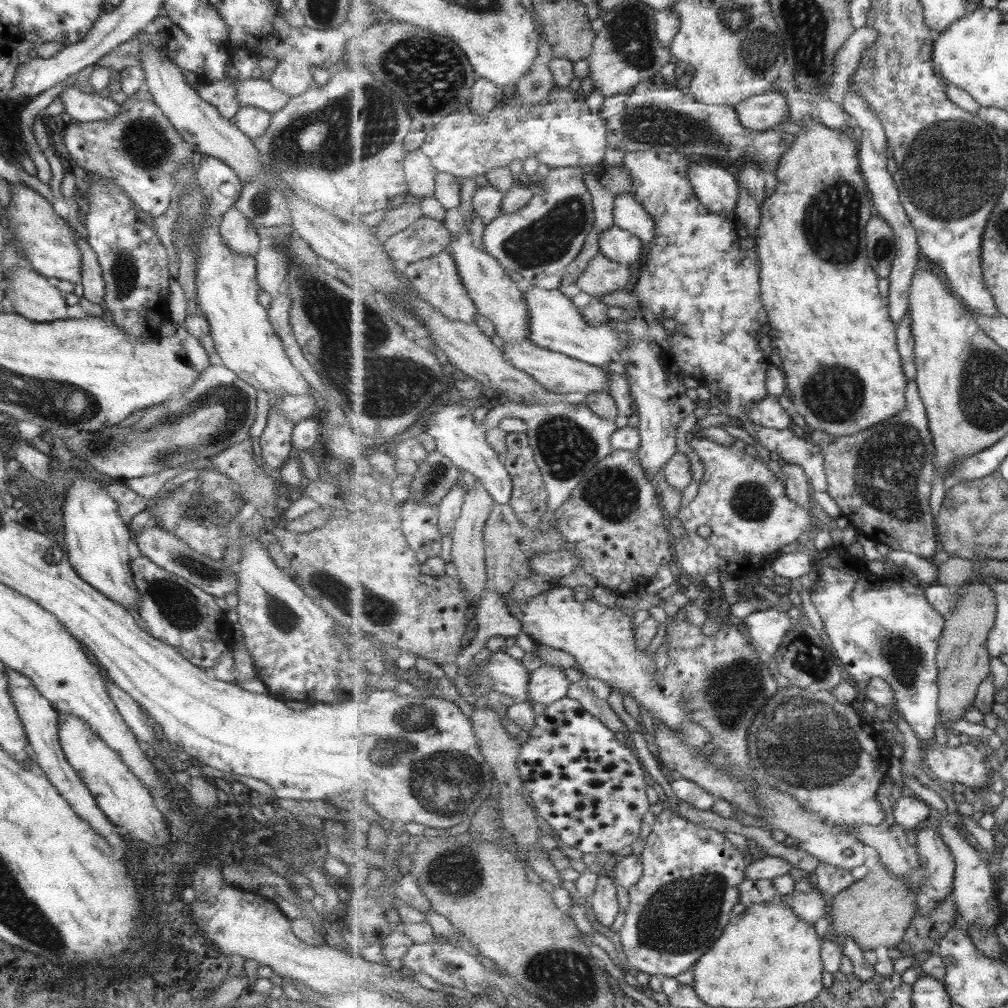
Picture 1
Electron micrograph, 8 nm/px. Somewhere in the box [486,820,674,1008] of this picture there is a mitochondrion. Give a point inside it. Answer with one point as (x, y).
(562, 975)

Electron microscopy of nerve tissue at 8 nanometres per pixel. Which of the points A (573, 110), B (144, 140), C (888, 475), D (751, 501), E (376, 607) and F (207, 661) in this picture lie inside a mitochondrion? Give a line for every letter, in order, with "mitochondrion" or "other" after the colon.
A: other
B: mitochondrion
C: mitochondrion
D: mitochondrion
E: mitochondrion
F: other

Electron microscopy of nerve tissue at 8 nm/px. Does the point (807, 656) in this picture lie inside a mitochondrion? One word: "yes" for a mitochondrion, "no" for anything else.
yes

